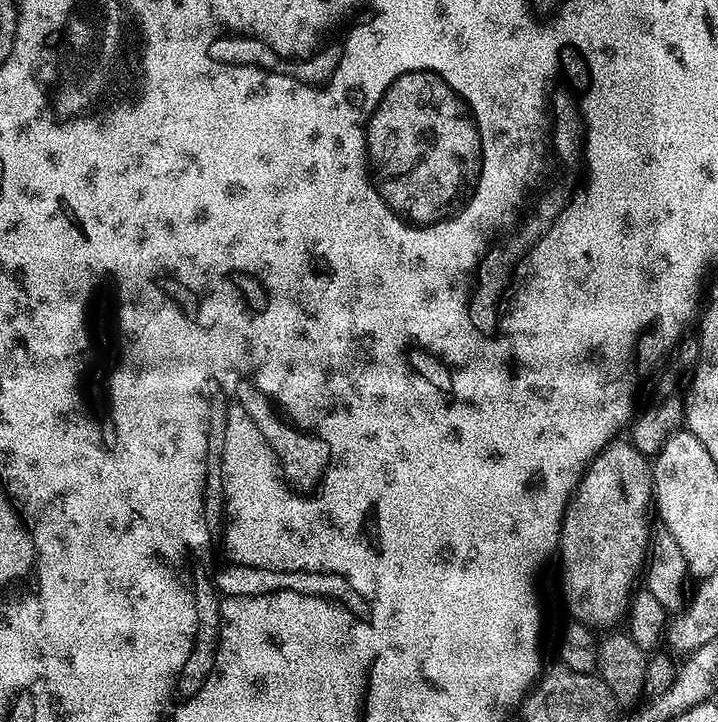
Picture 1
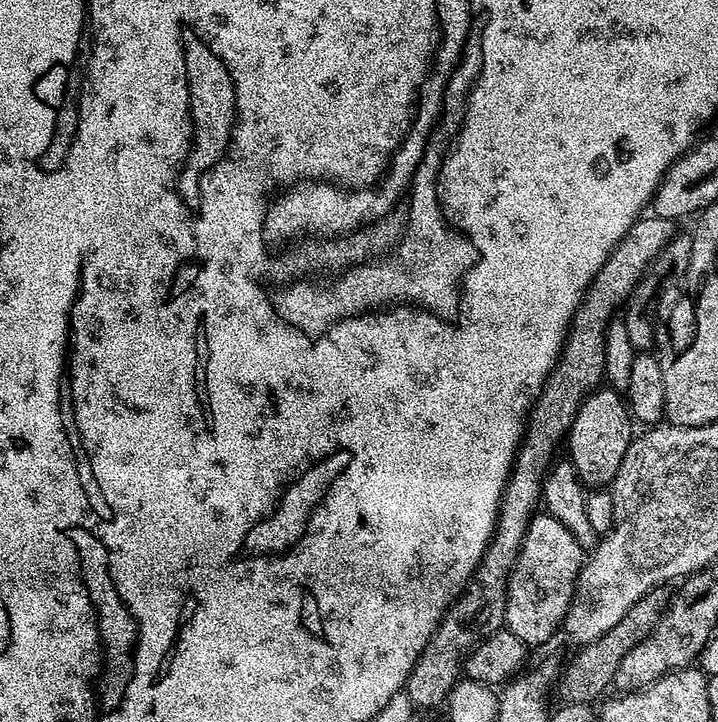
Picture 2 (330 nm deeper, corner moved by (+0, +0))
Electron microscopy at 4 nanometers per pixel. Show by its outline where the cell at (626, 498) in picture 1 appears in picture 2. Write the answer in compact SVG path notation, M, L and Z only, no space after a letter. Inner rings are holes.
M600 386L589 392L588 397L580 404L572 428L566 437L566 452L576 468L584 486L611 485L622 458L634 435L634 421L628 411L625 397L611 386Z

